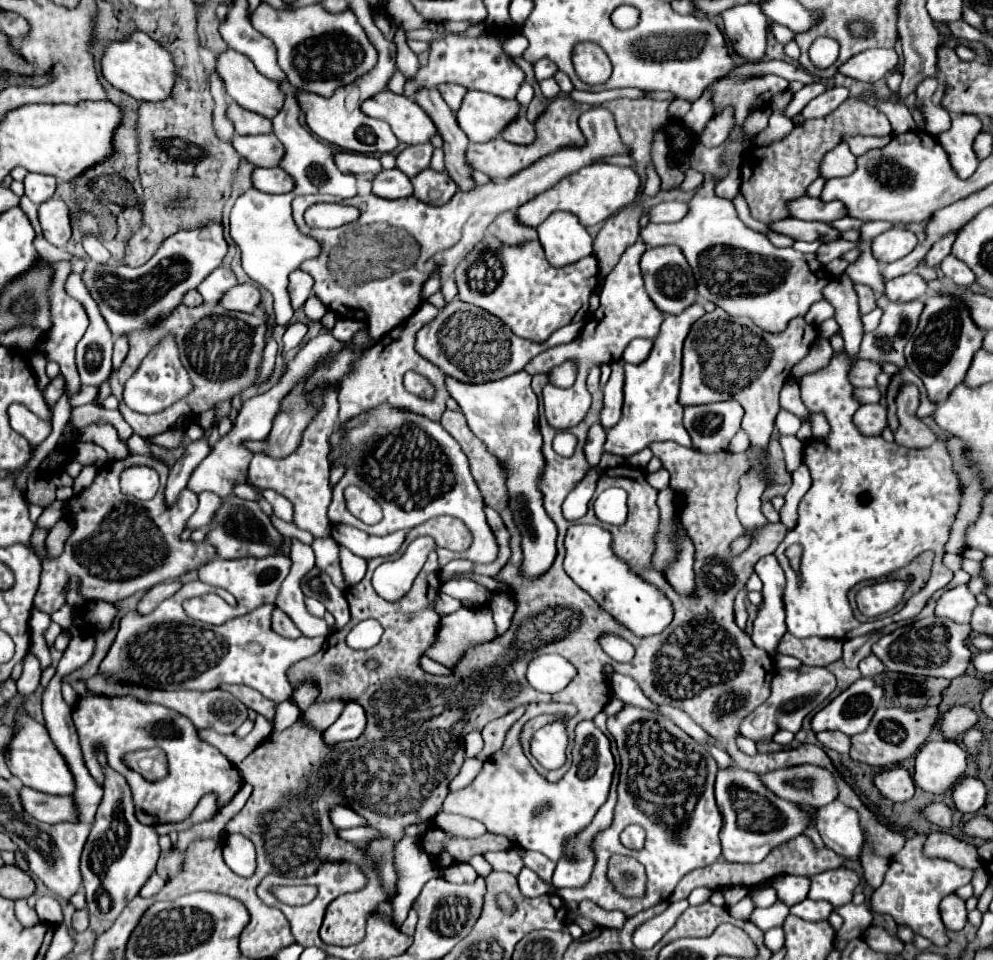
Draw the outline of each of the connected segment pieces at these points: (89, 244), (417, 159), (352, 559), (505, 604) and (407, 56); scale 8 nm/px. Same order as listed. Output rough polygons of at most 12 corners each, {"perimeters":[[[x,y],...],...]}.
{"perimeters":[[[94,234],[84,238],[84,250],[94,262],[110,262],[110,252]],[[408,146],[398,154],[398,170],[414,178],[430,168],[434,146]],[[340,548],[342,574],[350,586],[366,574],[366,560]],[[492,594],[490,610],[498,634],[504,634],[516,612],[516,598]],[[396,30],[394,42],[398,70],[414,78],[418,56],[408,48],[404,32]]]}

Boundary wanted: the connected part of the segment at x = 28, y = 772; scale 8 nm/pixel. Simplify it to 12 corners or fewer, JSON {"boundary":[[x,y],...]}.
{"boundary":[[18,718],[10,772],[44,794],[76,782],[44,724]]}

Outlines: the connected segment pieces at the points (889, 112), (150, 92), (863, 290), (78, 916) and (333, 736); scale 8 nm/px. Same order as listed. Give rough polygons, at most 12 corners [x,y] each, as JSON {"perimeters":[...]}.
{"perimeters":[[[878,100],[894,134],[914,130],[910,110],[902,102]],[[142,32],[110,44],[102,74],[140,102],[172,96],[176,64]],[[856,284],[860,314],[878,306],[870,286]],[[76,910],[72,918],[74,932],[88,928],[88,910]],[[348,702],[324,732],[324,742],[356,740],[366,726],[364,708]]]}

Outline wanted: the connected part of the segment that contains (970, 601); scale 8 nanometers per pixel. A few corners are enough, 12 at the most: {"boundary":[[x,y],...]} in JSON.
{"boundary":[[962,584],[942,594],[936,616],[968,624],[976,596]]}

